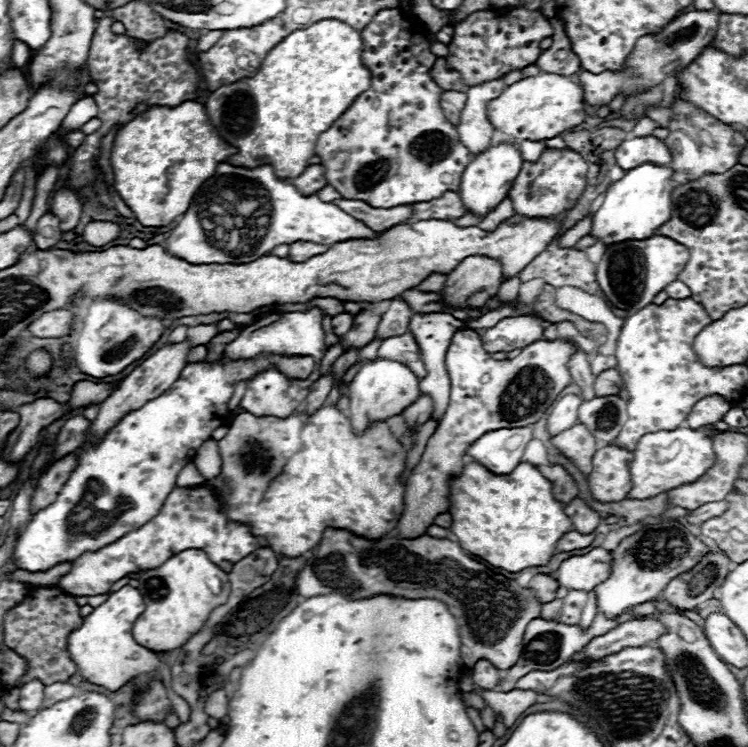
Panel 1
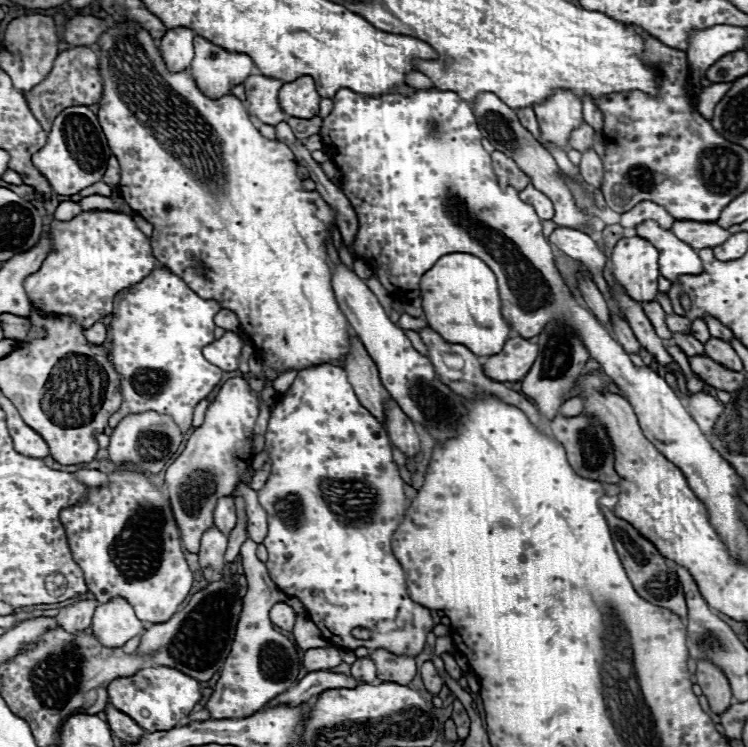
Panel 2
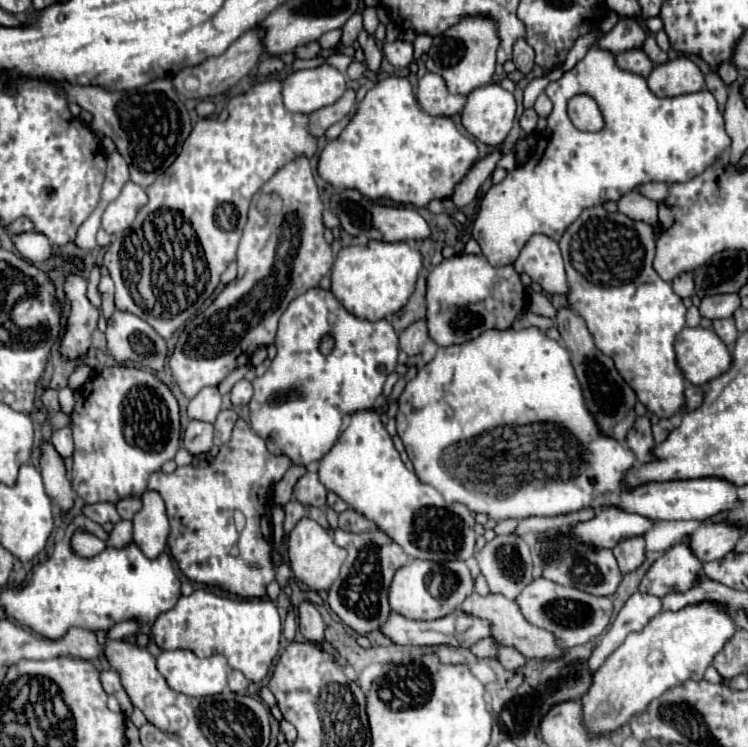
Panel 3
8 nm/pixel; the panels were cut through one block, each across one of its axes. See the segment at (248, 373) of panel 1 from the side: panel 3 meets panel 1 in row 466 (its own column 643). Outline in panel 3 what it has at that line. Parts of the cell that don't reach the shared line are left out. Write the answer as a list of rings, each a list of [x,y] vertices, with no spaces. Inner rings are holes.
[[[592,46],[572,70],[550,82],[546,86],[546,94],[552,100],[554,110],[548,116],[548,126],[540,134],[532,156],[526,164],[508,172],[500,184],[494,184],[486,192],[474,220],[472,238],[480,244],[482,254],[492,266],[512,264],[534,234],[546,234],[554,240],[560,240],[566,228],[580,216],[584,208],[598,206],[606,200],[618,200],[626,192],[632,192],[646,182],[688,182],[702,174],[716,158],[730,152],[730,136],[726,134],[722,110],[718,108],[712,92],[706,92],[704,88],[694,94],[658,98],[654,92],[650,92],[644,76],[618,68],[614,54],[598,46]],[[576,94],[586,94],[596,100],[602,116],[606,116],[606,124],[600,132],[580,132],[572,126],[566,106]]]

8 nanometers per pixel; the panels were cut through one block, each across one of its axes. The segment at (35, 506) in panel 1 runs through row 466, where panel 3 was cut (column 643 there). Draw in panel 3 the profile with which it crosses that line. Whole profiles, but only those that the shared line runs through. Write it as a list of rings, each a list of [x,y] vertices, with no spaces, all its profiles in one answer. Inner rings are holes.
[[[634,48],[630,52],[616,54],[616,62],[618,62],[620,68],[642,74],[642,76],[648,76],[652,72],[652,68],[654,68],[654,62],[646,56],[646,52],[642,48]]]

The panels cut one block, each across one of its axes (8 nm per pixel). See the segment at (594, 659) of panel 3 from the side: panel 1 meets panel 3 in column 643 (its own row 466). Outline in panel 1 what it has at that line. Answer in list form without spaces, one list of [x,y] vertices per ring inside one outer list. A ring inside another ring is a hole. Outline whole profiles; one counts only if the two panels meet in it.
[[[604,446],[594,454],[590,492],[600,502],[624,500],[632,488],[628,462],[632,452],[616,446]]]

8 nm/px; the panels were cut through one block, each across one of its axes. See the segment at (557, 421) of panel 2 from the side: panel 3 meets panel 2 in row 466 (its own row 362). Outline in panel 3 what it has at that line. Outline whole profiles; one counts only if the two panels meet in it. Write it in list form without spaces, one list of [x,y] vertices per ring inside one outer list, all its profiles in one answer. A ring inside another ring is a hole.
[[[558,308],[556,314],[556,322],[558,322],[558,330],[562,334],[564,346],[570,350],[572,354],[572,366],[576,370],[576,376],[582,384],[584,390],[584,398],[586,398],[586,406],[592,412],[592,416],[596,418],[602,434],[616,438],[620,442],[626,440],[628,430],[632,428],[636,414],[634,414],[634,404],[636,404],[636,394],[634,390],[628,386],[628,382],[620,376],[620,372],[616,370],[614,362],[610,356],[602,354],[596,344],[592,334],[588,332],[582,316],[578,312],[574,312],[572,308]]]

